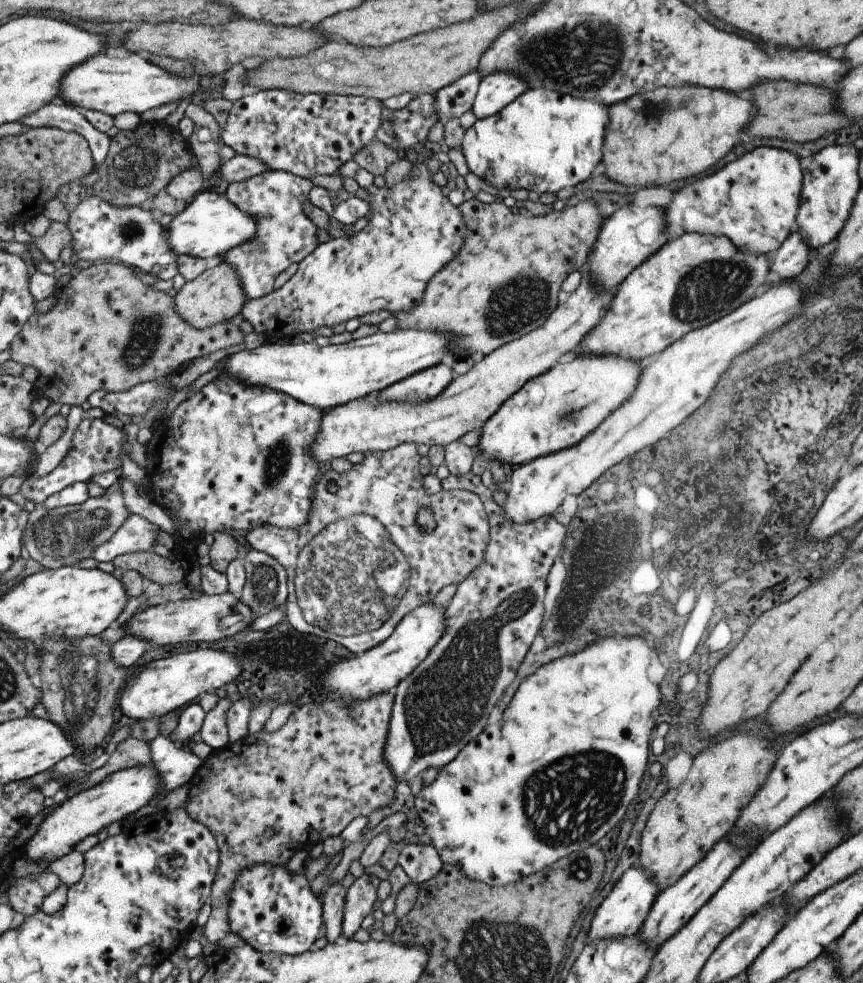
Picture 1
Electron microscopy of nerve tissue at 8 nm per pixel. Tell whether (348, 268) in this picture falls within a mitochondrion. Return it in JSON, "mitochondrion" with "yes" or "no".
{"mitochondrion":"no"}

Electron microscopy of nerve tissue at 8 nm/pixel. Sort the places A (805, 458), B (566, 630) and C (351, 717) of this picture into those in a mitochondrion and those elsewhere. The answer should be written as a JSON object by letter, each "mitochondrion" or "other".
{"A":"other","B":"other","C":"mitochondrion"}

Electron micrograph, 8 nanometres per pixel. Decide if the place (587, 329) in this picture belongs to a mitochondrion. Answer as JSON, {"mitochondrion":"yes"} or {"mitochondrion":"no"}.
{"mitochondrion":"no"}

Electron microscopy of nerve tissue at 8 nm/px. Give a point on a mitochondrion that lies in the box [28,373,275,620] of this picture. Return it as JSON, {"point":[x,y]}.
{"point":[66,536]}

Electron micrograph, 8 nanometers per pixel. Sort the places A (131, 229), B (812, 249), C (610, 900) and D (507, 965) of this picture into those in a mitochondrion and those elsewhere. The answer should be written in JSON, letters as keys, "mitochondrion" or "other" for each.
{"A":"mitochondrion","B":"other","C":"other","D":"mitochondrion"}

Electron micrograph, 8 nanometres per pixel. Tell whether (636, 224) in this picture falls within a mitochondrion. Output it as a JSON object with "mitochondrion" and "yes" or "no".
{"mitochondrion":"no"}

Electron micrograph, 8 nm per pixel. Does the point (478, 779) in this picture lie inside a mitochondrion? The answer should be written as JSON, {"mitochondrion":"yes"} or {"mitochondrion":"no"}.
{"mitochondrion":"no"}

